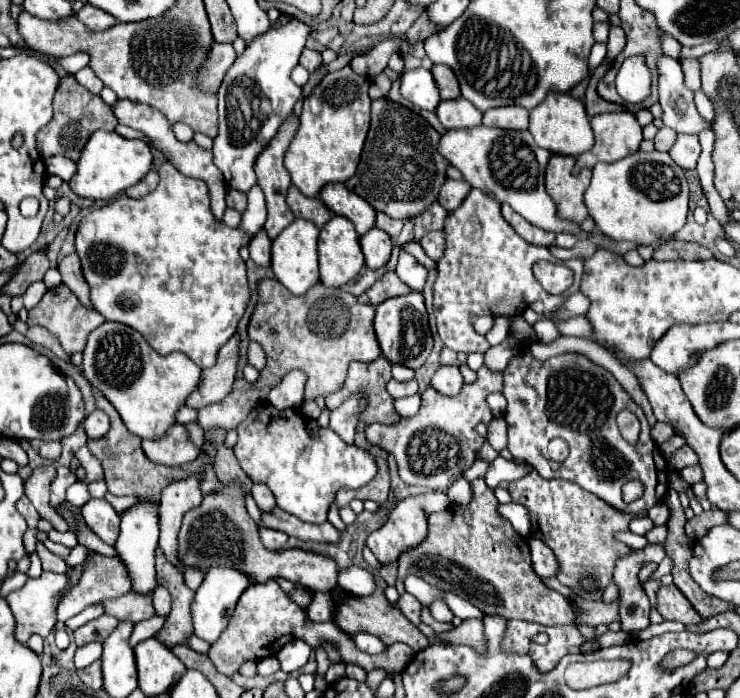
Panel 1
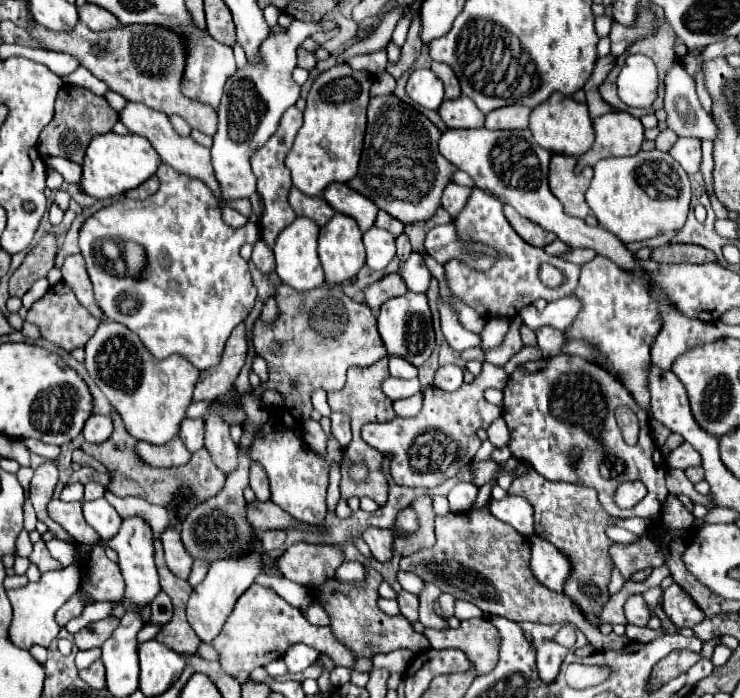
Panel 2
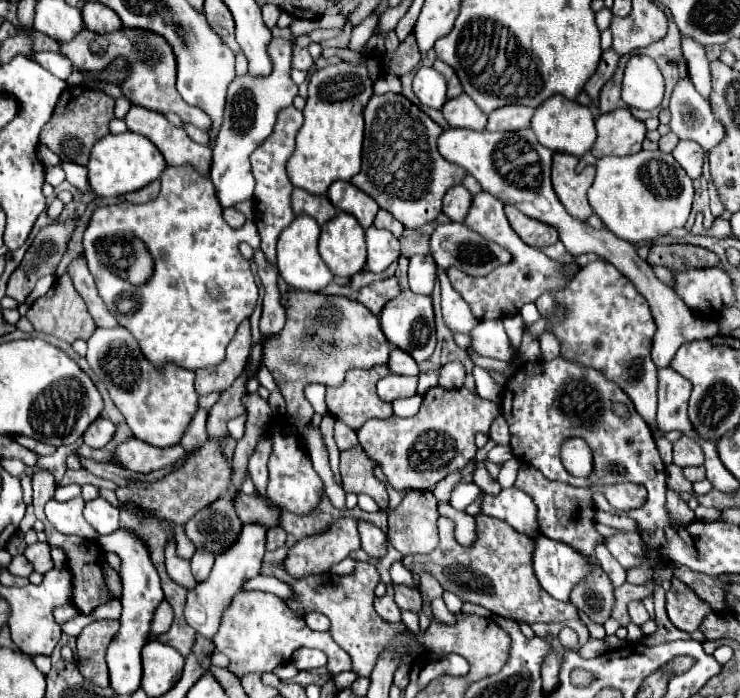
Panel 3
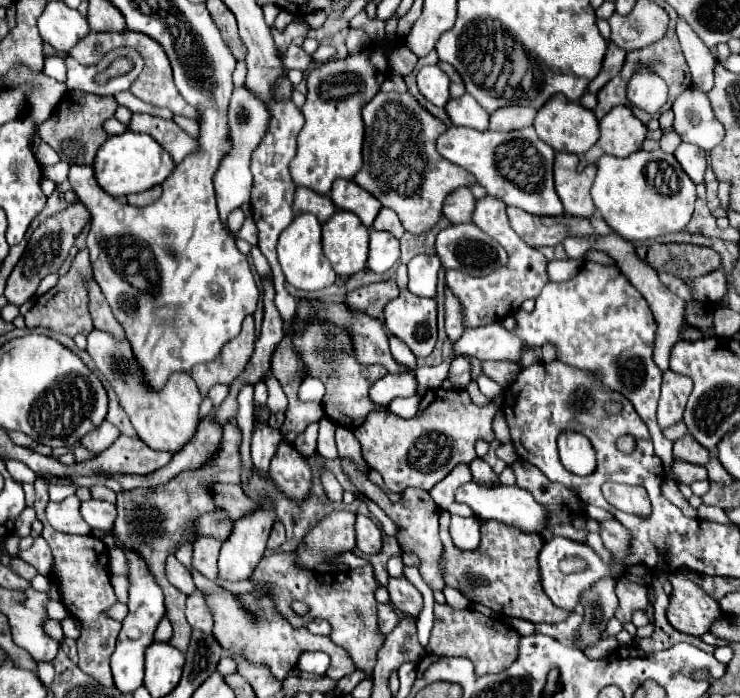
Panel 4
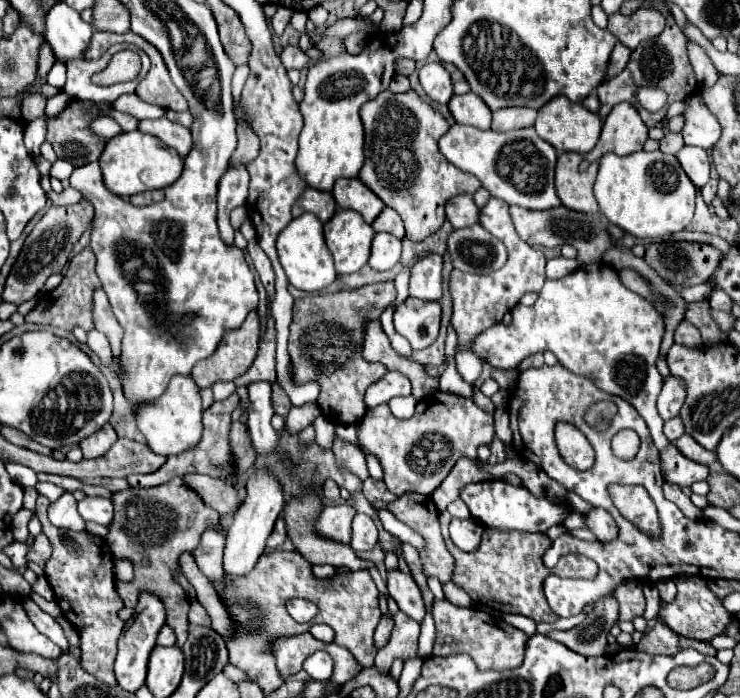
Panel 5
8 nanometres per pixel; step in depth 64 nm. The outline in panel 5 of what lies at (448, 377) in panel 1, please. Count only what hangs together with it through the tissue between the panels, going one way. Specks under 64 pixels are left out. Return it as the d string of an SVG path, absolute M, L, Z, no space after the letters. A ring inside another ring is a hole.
M460 352L460 354L456 354L454 360L456 360L456 370L462 376L462 380L474 384L476 378L480 376L480 370L482 370L480 358L476 358L474 354L468 354L468 352Z

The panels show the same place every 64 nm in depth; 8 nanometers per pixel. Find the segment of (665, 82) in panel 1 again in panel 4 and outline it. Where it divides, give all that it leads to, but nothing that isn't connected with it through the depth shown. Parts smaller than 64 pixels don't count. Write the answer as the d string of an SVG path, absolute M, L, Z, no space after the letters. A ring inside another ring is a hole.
M688 86L672 104L674 110L674 132L680 134L682 142L690 142L710 152L724 138L724 126L712 116L708 96Z

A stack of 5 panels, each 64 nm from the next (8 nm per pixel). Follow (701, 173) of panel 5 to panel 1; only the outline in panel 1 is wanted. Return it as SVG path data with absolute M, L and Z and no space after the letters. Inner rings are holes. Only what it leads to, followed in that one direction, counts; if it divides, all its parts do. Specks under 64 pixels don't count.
M678 134L672 150L670 150L672 160L686 168L686 170L694 170L698 156L700 156L700 142L696 134Z

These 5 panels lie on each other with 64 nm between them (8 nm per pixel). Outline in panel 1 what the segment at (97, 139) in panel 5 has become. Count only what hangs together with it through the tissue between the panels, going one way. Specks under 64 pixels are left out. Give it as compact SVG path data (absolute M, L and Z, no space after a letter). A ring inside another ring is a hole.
M66 74L60 78L60 84L54 94L54 118L38 130L36 134L36 148L42 154L42 158L62 154L70 160L78 160L82 146L86 144L88 136L96 130L114 130L116 128L116 118L112 114L112 108L98 96L86 90L76 82L72 74Z

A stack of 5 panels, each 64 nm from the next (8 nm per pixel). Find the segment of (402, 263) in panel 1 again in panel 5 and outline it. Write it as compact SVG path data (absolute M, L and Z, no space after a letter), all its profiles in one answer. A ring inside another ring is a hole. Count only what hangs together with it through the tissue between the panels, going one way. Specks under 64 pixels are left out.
M428 254L410 270L410 296L420 300L440 300L442 296L442 256Z

